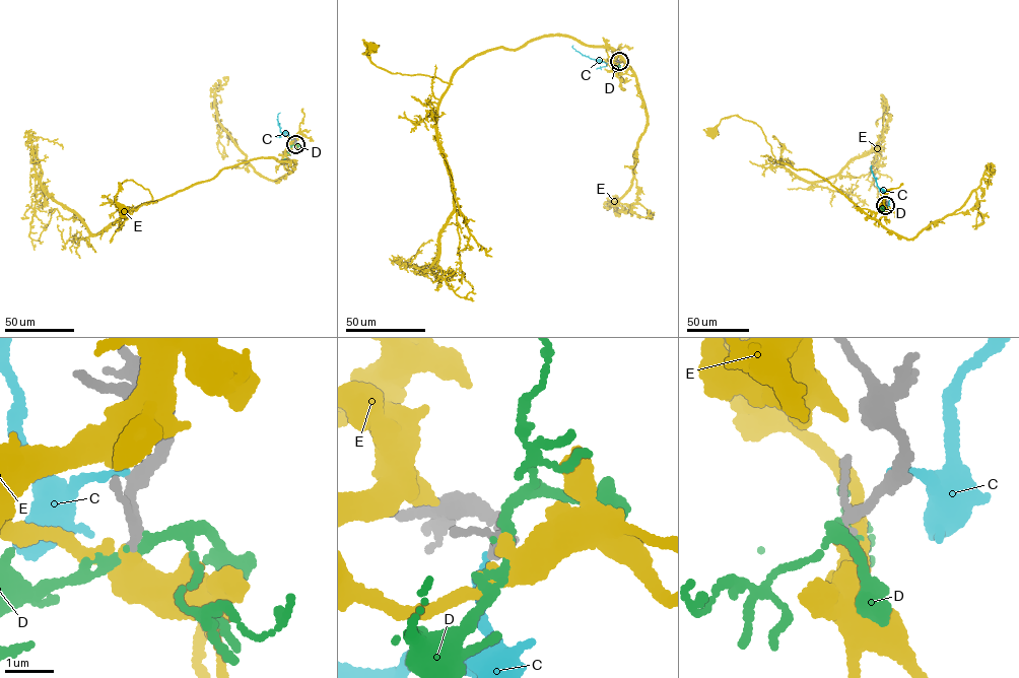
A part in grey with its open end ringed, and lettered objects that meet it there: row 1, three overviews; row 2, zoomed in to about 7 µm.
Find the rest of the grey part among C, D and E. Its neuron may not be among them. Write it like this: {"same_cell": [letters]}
{"same_cell": []}

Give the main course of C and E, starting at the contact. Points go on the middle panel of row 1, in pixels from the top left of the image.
C: (619, 62), (613, 66), (591, 59), (573, 45)
E: (619, 62), (610, 66), (606, 47), (550, 36), (477, 54), (449, 84), (379, 67), (363, 53), (370, 46)

